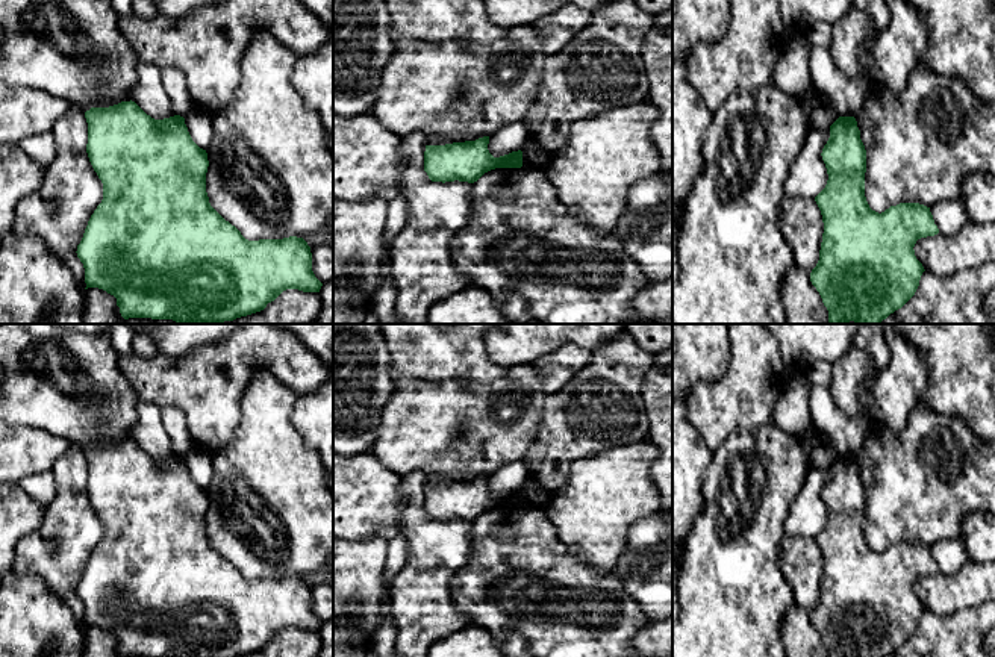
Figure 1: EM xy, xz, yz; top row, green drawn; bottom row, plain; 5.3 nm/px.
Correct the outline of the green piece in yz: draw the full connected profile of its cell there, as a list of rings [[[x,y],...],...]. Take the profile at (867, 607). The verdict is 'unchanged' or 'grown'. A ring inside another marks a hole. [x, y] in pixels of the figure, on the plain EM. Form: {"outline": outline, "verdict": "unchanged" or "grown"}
{"outline": [[[839,456],[830,465],[830,477],[821,495],[828,519],[815,536],[824,572],[810,621],[828,657],[887,657],[915,634],[925,610],[915,595],[916,580],[937,574],[939,568],[930,546],[919,542],[900,542],[881,553],[869,546],[865,536],[866,489],[854,456]]], "verdict": "unchanged"}

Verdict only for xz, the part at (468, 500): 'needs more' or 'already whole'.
already whole

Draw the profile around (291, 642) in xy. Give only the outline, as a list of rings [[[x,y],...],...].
[[[286,628],[264,649],[241,657],[318,657],[320,649],[321,637],[318,631]]]

